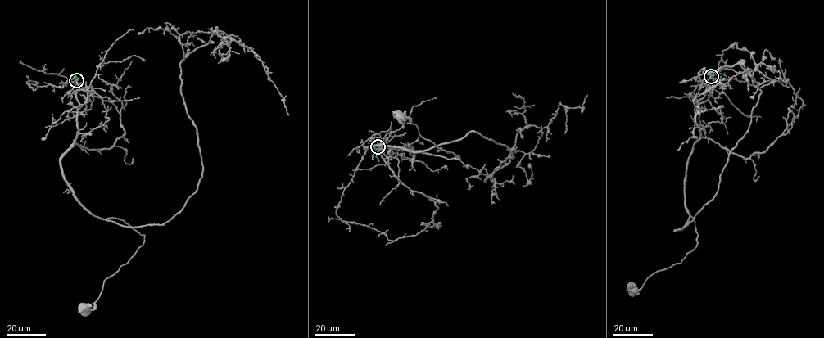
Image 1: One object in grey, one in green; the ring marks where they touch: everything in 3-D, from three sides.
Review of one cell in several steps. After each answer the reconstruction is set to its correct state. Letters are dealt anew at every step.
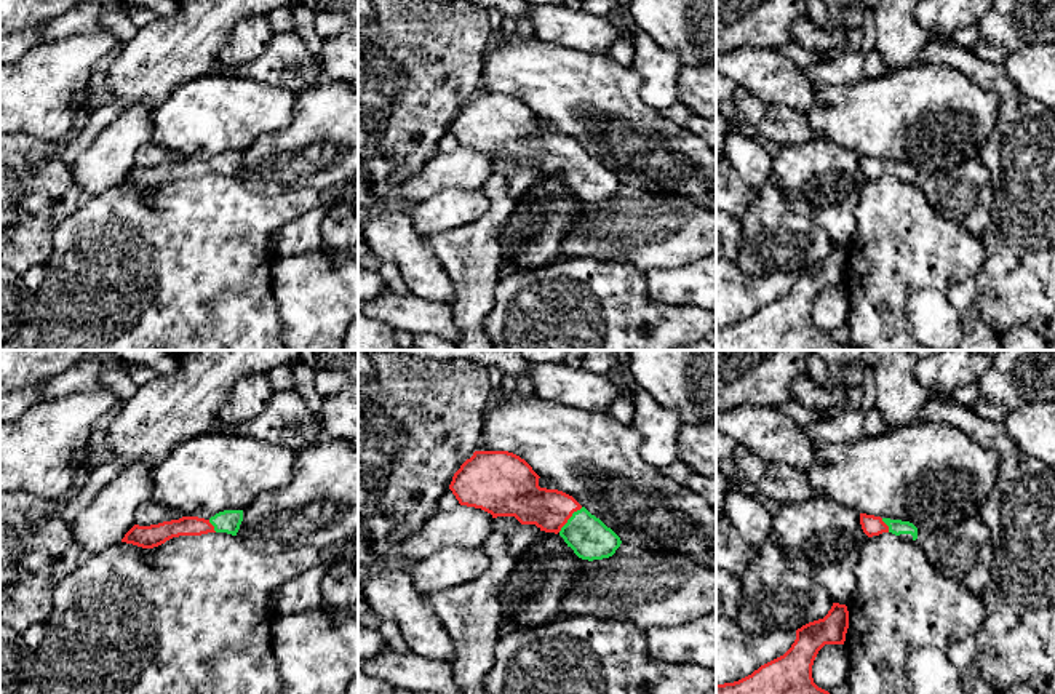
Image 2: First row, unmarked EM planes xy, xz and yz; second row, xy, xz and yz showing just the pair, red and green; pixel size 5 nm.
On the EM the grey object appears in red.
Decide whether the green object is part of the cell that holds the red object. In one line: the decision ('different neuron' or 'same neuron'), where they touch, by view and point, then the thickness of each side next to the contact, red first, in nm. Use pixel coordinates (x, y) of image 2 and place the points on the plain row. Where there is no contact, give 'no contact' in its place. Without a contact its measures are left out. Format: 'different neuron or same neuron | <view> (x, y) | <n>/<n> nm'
same neuron | xz (569, 159) | 200/200 nm

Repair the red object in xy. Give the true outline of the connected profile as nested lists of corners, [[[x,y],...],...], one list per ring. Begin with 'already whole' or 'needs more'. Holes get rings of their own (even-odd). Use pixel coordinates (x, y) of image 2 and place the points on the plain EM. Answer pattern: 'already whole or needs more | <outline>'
needs more | [[[224,152],[209,162],[198,158],[182,158],[179,162],[163,163],[150,168],[134,166],[121,181],[142,190],[153,190],[173,179],[201,177],[208,174],[227,174],[237,177],[243,163],[243,152]]]

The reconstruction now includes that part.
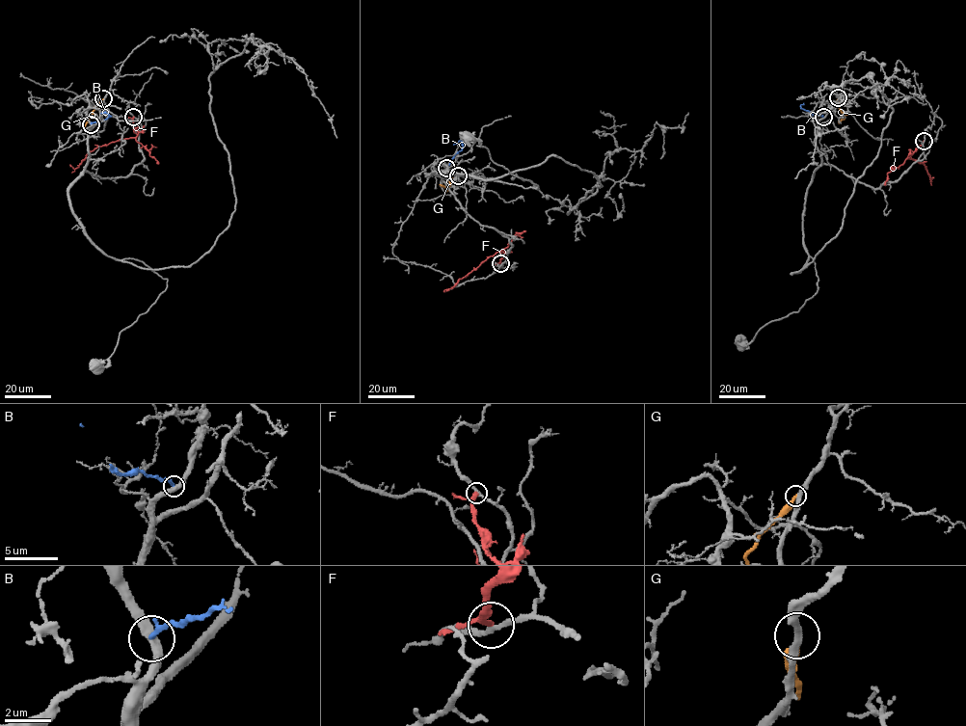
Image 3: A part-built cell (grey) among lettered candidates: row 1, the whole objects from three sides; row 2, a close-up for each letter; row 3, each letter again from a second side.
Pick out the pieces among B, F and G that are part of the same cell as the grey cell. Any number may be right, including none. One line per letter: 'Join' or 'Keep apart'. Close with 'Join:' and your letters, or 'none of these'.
B: Keep apart
F: Keep apart
G: Keep apart
Join: none of these

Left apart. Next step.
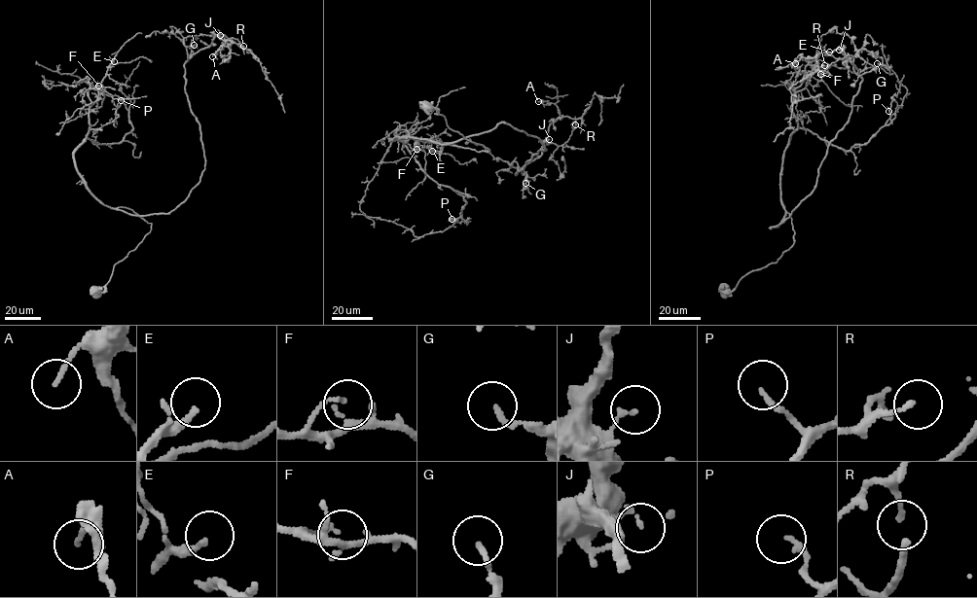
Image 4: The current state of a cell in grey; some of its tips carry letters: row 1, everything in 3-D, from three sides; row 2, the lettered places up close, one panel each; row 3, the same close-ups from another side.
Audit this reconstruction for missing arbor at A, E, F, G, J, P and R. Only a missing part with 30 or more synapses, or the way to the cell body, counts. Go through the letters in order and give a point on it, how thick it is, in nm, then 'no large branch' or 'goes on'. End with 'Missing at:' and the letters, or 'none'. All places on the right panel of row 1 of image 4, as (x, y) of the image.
A: place (795, 63); calibre 110 nm; no large branch
E: place (829, 52); calibre 200 nm; goes on
F: place (820, 74); calibre 100 nm; no large branch
G: place (877, 63); calibre 160 nm; no large branch
J: place (839, 50); calibre 130 nm; no large branch
P: place (888, 111); calibre 140 nm; no large branch
R: place (824, 65); calibre 140 nm; no large branch
Missing at: E

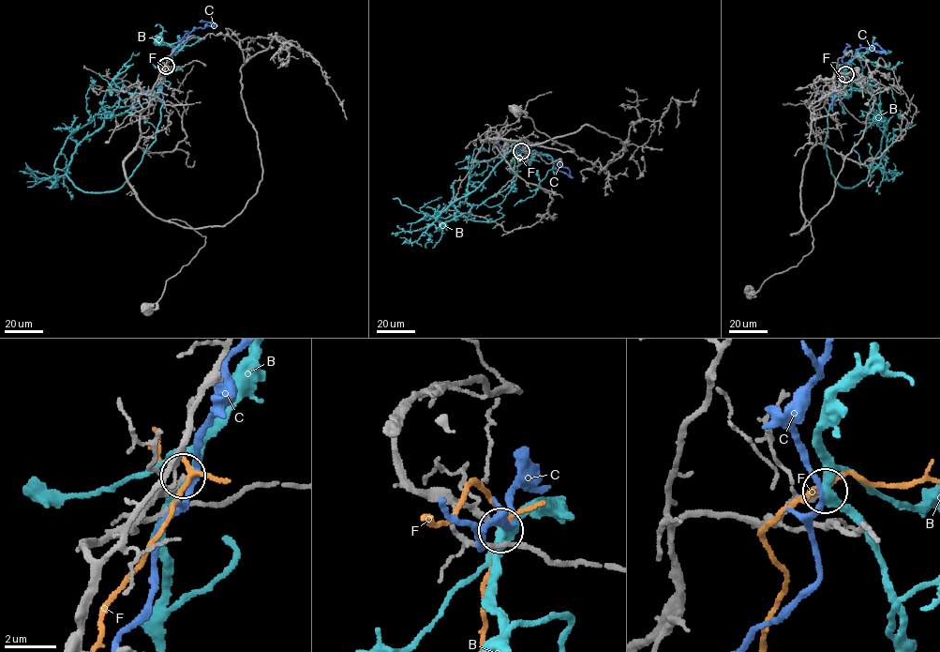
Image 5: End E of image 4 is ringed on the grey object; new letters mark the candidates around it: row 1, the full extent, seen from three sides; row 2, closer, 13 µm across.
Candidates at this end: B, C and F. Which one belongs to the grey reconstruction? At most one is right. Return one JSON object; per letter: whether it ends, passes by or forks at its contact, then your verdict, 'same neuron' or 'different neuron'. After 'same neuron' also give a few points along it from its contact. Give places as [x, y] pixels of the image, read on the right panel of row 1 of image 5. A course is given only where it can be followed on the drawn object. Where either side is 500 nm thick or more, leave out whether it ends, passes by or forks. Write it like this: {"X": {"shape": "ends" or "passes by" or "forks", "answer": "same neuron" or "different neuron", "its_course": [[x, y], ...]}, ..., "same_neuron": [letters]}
{"B": {"shape": "passes by", "answer": "different neuron"}, "C": {"shape": "passes by", "answer": "different neuron"}, "F": {"shape": "forks", "answer": "different neuron"}, "same_neuron": []}

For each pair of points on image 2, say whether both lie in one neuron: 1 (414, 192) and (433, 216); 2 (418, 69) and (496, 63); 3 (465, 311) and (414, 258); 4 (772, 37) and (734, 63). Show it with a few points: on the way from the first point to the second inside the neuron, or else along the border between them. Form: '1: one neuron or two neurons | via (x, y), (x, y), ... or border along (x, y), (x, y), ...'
1: two neurons | border along (457, 187), (440, 189), (418, 203)
2: two neurons | border along (493, 43), (485, 56), (481, 82), (475, 91)
3: two neurons | border along (441, 264), (456, 288), (456, 301), (451, 306)
4: two neurons | border along (779, 48), (737, 47), (732, 50)

